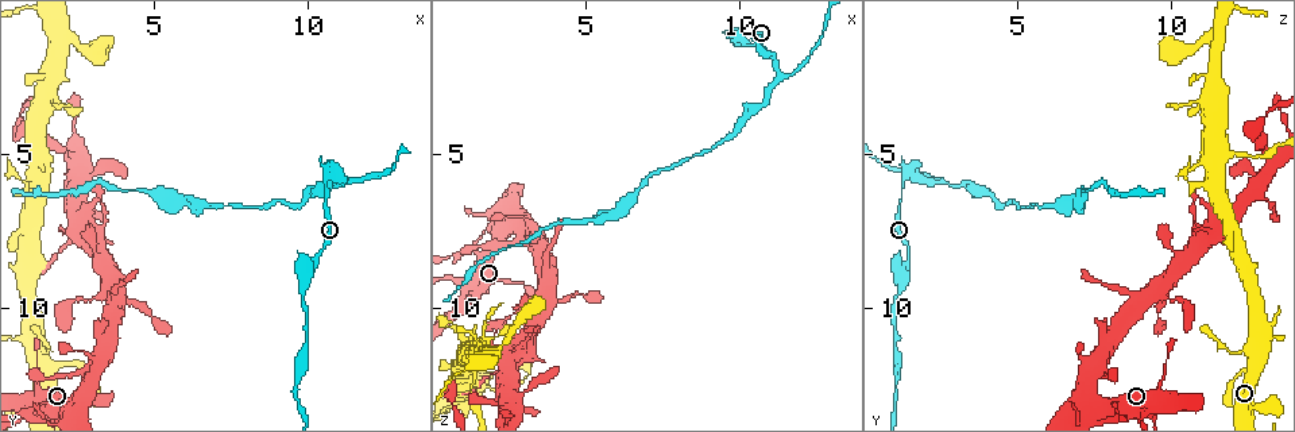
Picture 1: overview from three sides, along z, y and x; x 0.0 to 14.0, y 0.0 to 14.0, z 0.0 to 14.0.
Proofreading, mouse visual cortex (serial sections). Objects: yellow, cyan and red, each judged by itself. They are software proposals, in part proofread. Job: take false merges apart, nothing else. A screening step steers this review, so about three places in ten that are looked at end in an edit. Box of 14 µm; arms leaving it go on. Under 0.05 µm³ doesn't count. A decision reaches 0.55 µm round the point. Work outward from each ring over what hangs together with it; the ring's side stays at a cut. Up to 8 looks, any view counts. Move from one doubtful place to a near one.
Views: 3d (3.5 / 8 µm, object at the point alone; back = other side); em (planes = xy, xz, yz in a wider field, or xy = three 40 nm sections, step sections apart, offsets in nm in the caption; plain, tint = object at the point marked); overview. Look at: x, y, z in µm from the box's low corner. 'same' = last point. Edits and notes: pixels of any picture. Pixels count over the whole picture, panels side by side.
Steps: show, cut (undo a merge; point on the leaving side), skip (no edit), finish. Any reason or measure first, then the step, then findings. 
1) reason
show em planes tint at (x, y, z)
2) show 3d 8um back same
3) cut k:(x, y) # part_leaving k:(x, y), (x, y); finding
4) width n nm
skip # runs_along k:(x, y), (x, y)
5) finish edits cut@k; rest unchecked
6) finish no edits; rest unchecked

sharp bend
show 3d 3.5um at (10.5, 5.8, 1.4)

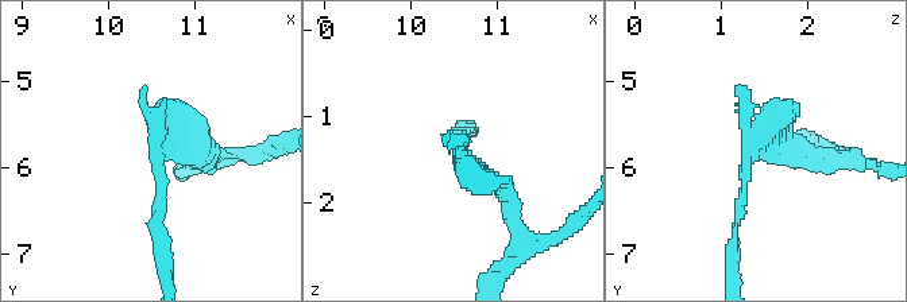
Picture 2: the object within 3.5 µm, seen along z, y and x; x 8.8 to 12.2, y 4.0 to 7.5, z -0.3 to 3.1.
need the tissue
show em xy step 2 tint at (10.55, 5.75, 1.40)

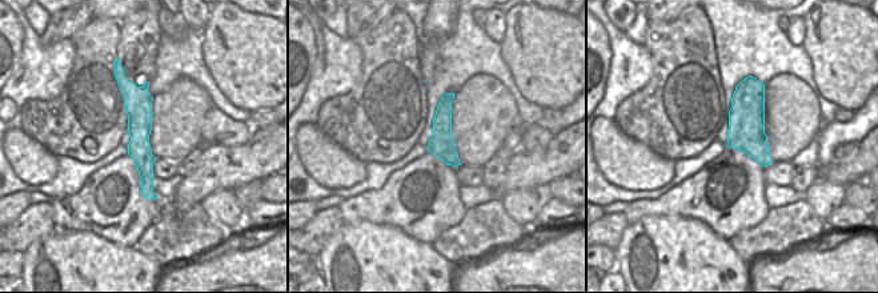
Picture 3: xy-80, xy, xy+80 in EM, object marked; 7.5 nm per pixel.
cut 2:(197, 117) # part_leaving 2:(158, 154), (174, 144), (212, 162); a second cell is stuck on

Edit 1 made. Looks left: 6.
see it whole again
show overview

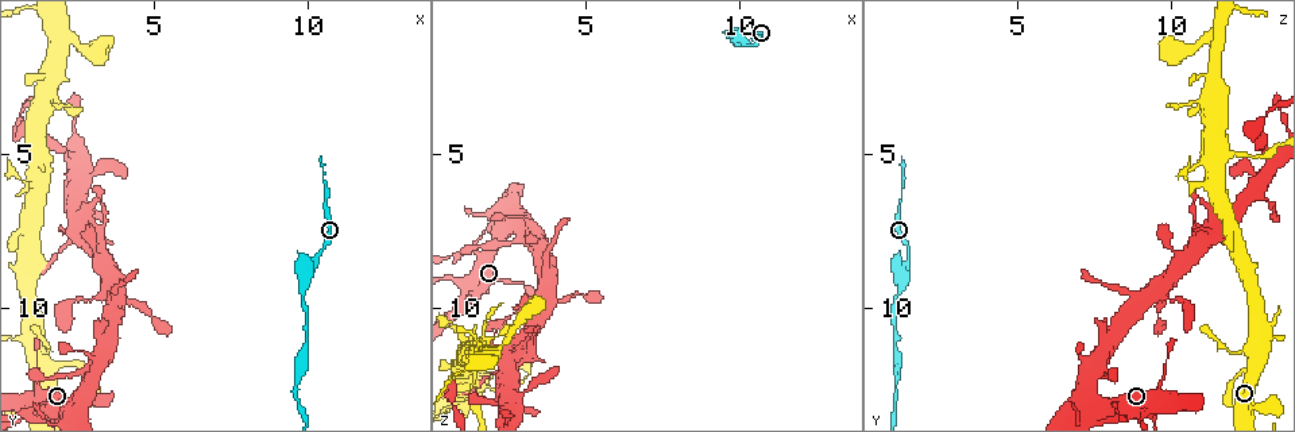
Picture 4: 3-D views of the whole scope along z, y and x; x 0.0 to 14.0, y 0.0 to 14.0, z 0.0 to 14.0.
branch point
show 3d 3.5um at (10.0, 8.8, 1.3)

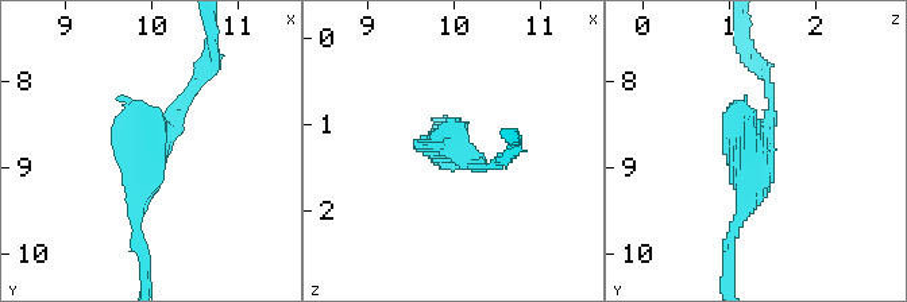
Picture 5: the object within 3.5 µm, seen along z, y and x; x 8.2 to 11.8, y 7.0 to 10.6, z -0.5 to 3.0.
show em planes tint at (10.05, 8.70, 1.30)

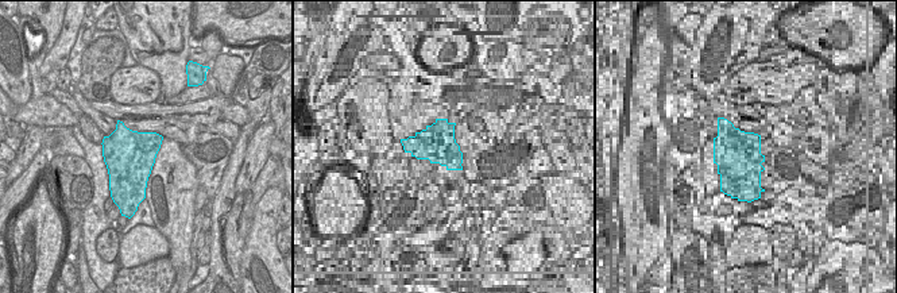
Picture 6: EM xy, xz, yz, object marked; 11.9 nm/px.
show em xy step 1 tint same

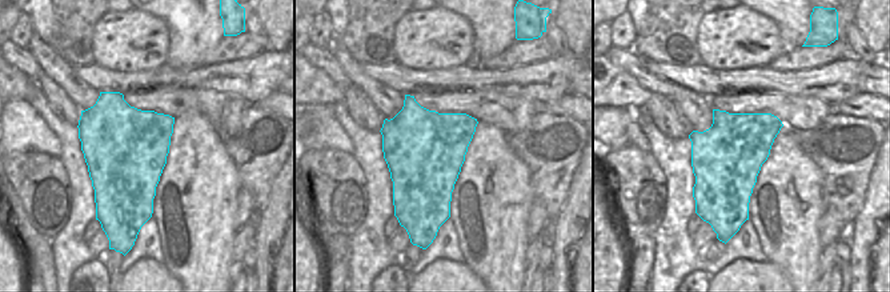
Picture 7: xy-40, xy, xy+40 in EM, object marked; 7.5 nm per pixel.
skip # runs_along 5:(205, 73), (143, 159), (135, 225); continuous, no second cell

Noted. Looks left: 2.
touches itself
show 3d 3.5um at (3.3, 6.6, 10.7)

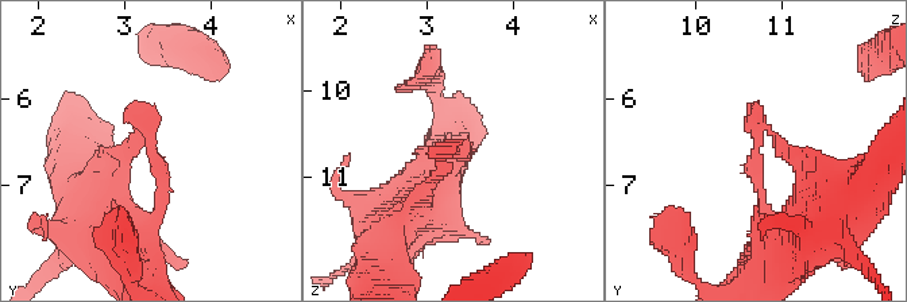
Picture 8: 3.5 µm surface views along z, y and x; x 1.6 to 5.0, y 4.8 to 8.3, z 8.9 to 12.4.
need the tissue
show em xy step 5 tint at (3.30, 6.60, 10.70)

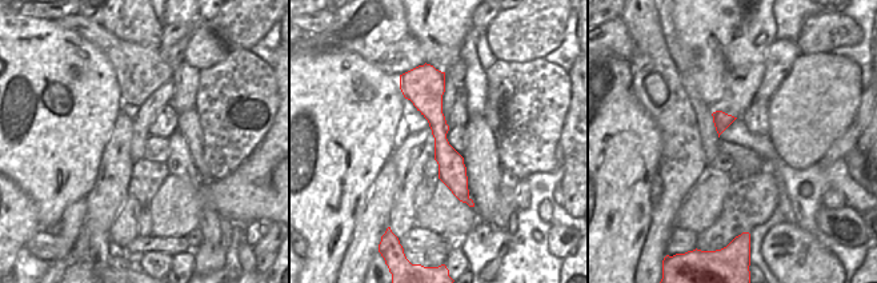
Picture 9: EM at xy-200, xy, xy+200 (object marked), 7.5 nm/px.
skip # runs_along 9:(428, 72), (441, 147), (465, 199); all the same cell

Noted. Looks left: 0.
finish edits cut@2; rest unchecked

